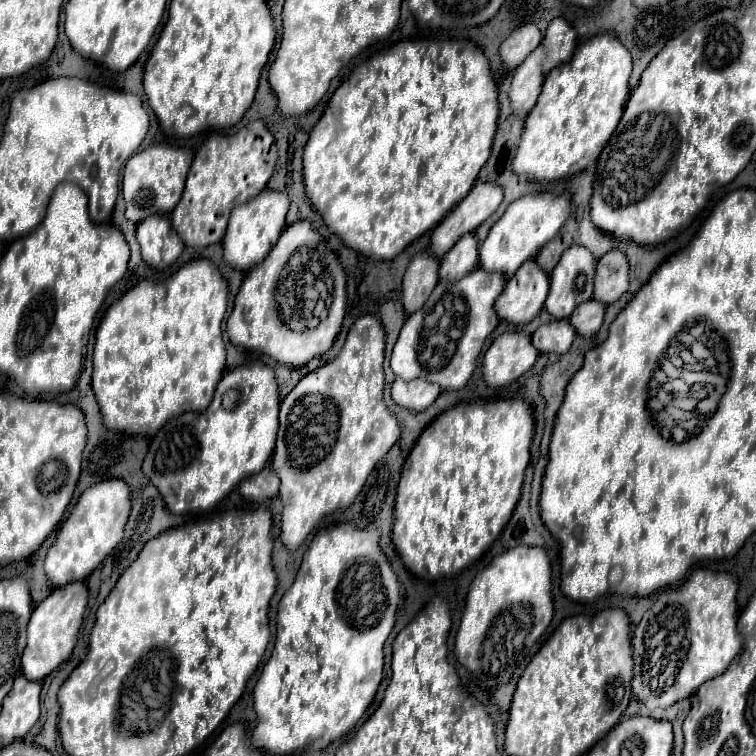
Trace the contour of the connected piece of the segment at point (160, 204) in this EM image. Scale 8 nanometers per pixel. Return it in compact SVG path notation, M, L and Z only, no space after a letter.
M162 144L150 146L134 154L124 168L124 180L122 180L126 218L138 224L144 218L154 216L154 214L168 216L182 198L192 158L194 158L194 152L190 148L172 148L172 146L162 146Z

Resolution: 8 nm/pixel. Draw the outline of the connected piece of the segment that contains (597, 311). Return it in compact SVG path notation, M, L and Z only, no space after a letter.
M592 298L592 300L576 306L576 310L570 316L570 324L574 326L576 334L580 334L584 338L590 338L600 330L602 318L604 318L604 304L596 302Z

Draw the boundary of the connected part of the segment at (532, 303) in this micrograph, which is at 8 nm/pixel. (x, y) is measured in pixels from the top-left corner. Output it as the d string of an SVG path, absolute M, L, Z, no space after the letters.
M528 260L506 282L504 292L496 300L496 314L512 324L532 322L544 306L548 296L550 278L540 270L534 260Z

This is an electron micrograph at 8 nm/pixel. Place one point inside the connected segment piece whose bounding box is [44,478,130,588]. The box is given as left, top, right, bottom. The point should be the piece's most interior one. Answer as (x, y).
(96, 524)

